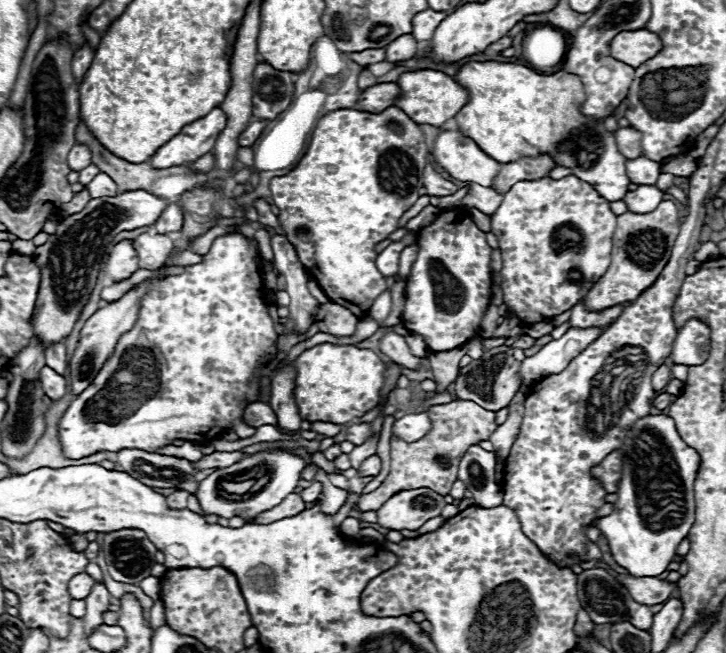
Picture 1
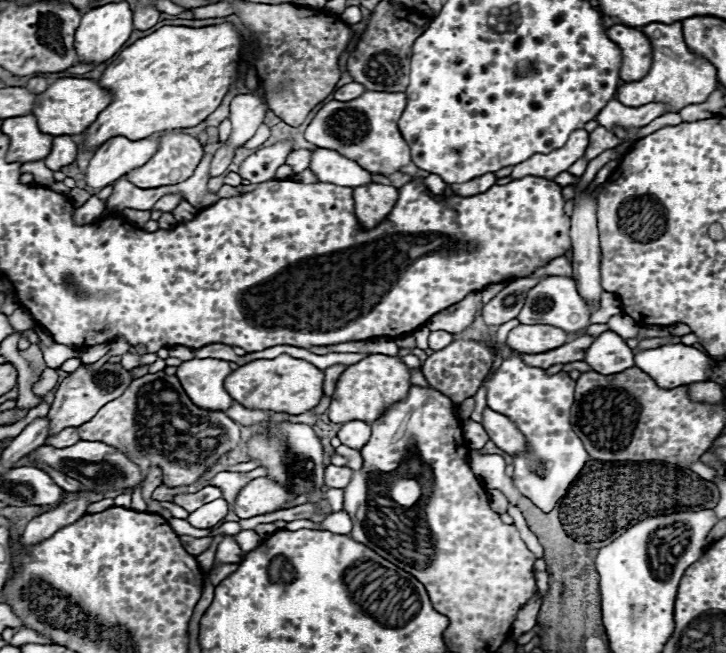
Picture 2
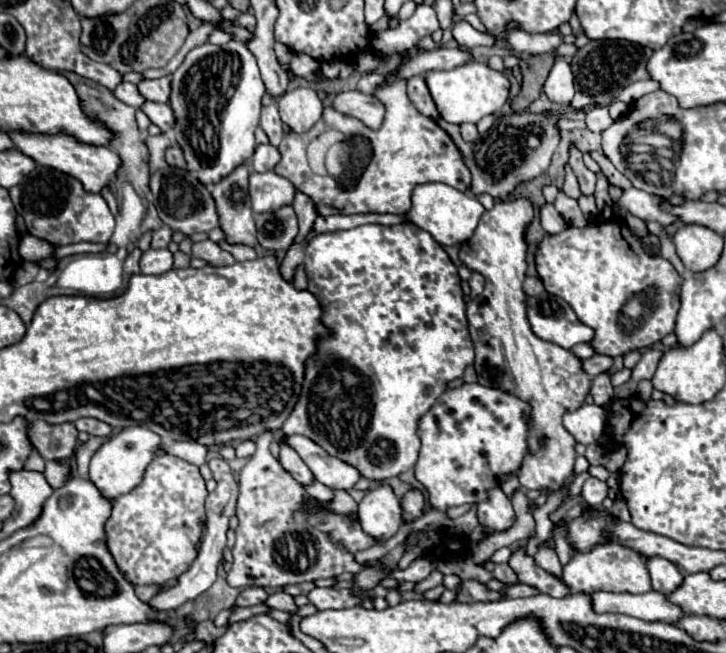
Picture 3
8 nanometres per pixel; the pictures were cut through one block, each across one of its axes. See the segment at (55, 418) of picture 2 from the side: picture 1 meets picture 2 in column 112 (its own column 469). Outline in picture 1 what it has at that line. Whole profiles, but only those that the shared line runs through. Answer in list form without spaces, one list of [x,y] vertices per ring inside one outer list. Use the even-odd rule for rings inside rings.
[[[496,346],[490,348],[488,352],[482,354],[482,358],[472,360],[468,366],[464,366],[458,374],[458,378],[454,380],[452,388],[456,398],[460,400],[472,400],[478,406],[484,406],[486,410],[498,412],[502,408],[506,408],[514,394],[520,388],[520,362],[514,358],[514,348],[512,346]]]

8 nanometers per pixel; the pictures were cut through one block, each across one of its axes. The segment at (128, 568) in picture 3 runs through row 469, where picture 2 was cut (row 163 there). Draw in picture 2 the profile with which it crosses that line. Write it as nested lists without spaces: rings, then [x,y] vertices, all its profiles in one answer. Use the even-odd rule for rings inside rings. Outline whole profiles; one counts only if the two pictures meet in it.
[[[166,134],[160,138],[158,152],[142,166],[128,174],[138,188],[160,188],[180,184],[192,176],[202,160],[202,144],[188,134]]]

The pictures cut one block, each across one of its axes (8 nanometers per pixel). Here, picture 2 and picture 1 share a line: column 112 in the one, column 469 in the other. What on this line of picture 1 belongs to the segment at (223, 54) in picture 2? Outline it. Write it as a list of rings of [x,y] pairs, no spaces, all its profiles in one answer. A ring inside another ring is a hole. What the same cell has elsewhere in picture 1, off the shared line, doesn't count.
[[[466,62],[454,76],[470,94],[468,104],[454,116],[464,136],[472,138],[496,162],[514,162],[520,156],[550,154],[558,166],[572,168],[572,174],[592,184],[608,202],[622,200],[628,192],[626,158],[618,152],[614,134],[604,130],[604,122],[588,120],[580,114],[584,88],[578,76],[568,72],[536,74],[516,62]]]

